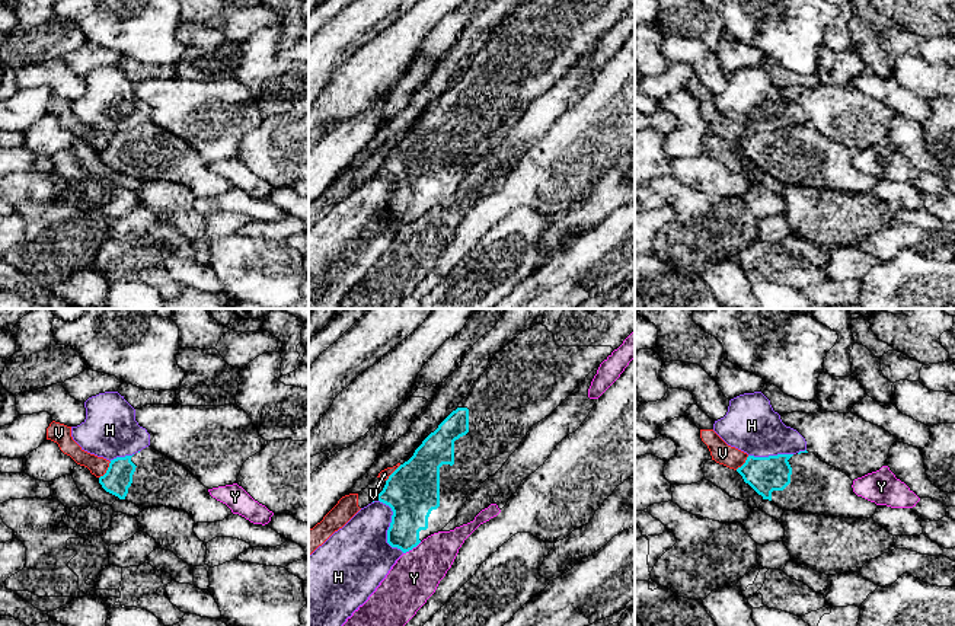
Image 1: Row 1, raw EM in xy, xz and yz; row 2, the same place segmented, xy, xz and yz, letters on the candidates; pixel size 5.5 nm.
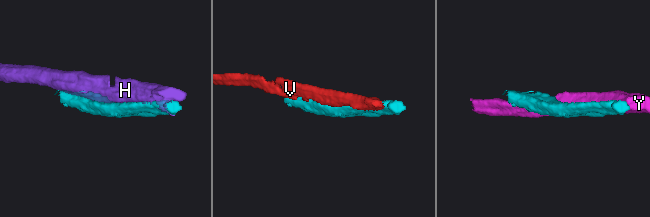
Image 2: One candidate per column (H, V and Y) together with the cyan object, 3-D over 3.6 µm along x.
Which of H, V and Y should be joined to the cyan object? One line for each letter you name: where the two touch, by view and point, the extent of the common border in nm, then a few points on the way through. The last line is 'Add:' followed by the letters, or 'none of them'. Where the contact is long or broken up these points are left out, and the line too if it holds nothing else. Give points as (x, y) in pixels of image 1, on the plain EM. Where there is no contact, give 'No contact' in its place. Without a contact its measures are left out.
Add: none of them

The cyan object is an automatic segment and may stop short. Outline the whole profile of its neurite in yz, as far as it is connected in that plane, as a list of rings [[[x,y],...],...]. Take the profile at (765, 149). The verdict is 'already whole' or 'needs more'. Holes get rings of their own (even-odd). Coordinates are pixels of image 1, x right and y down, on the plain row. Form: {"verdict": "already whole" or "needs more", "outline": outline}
{"verdict": "needs more", "outline": [[[814,127],[748,130],[737,143],[763,173],[783,185],[872,192],[878,179],[853,166],[853,154]]]}

